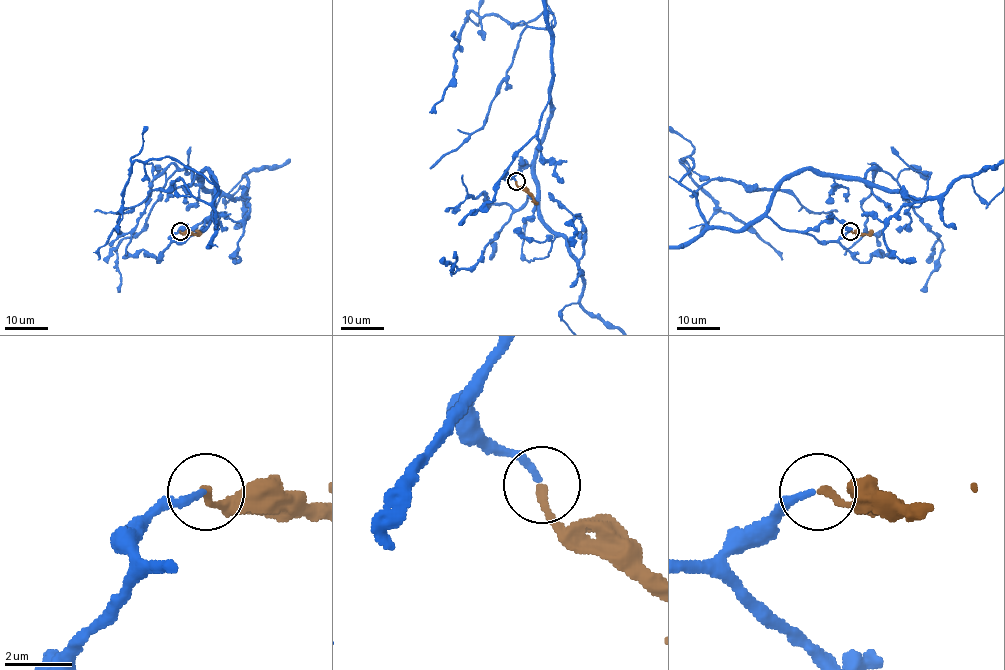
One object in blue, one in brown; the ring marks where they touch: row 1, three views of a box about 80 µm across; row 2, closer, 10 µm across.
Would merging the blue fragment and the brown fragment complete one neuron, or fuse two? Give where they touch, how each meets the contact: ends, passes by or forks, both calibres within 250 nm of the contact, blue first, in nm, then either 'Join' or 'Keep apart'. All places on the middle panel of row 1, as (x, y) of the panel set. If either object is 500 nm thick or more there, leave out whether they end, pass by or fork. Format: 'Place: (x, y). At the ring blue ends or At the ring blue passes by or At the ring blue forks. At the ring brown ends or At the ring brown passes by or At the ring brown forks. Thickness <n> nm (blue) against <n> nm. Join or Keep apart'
Place: (516, 181). At the ring blue ends. At the ring brown ends. Thickness 200 nm (blue) against 240 nm. Join

